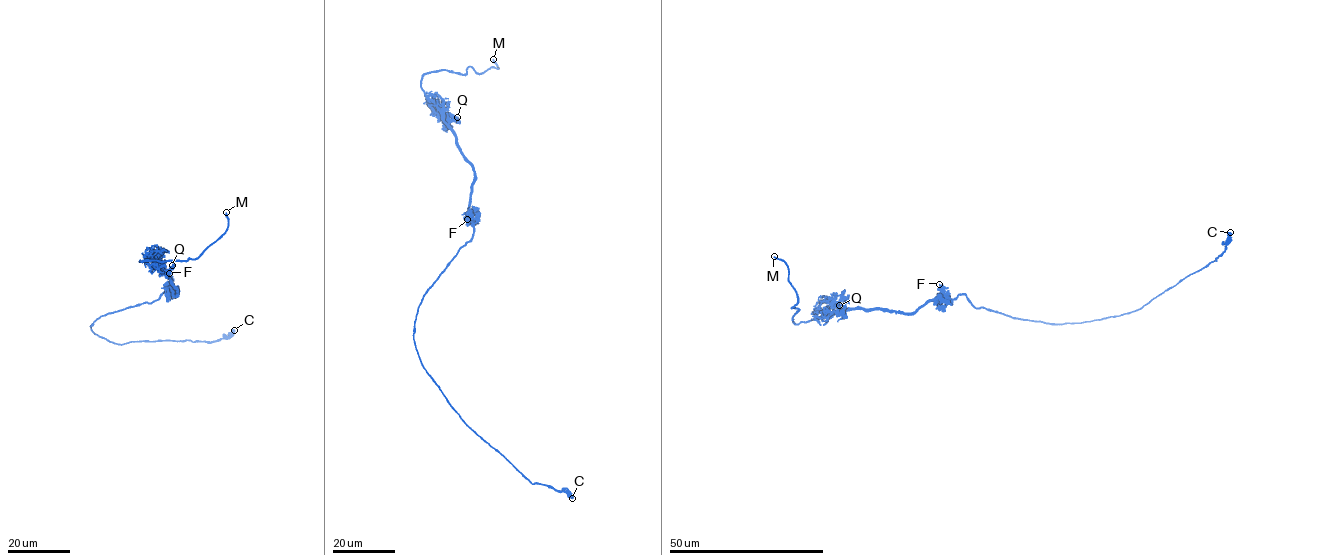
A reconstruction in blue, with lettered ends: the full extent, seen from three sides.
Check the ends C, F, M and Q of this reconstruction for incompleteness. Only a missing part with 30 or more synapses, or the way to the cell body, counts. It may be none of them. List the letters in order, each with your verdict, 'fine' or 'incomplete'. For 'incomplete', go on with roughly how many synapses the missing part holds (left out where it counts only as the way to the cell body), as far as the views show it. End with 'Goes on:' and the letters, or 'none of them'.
C: fine
F: fine
M: incomplete
Q: fine
Goes on: M

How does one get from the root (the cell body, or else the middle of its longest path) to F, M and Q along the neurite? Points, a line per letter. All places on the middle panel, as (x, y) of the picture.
F: (453, 257), (472, 237), (473, 224), (467, 219)
M: (453, 257), (473, 234), (474, 167), (421, 80), (469, 66), (480, 74), (498, 68), (493, 59)
Q: (453, 257), (471, 239), (473, 229), (470, 203), (474, 167), (444, 118), (448, 115), (456, 121), (457, 117)

